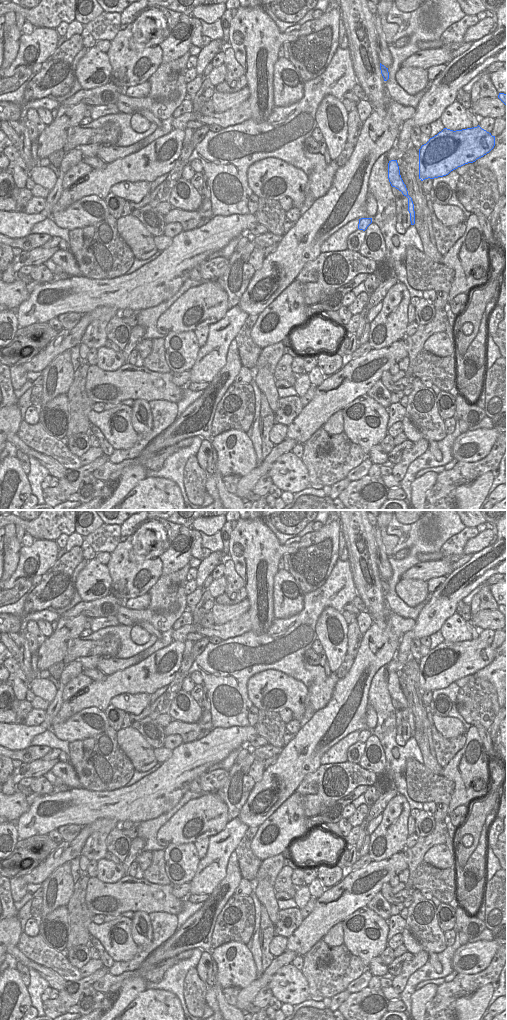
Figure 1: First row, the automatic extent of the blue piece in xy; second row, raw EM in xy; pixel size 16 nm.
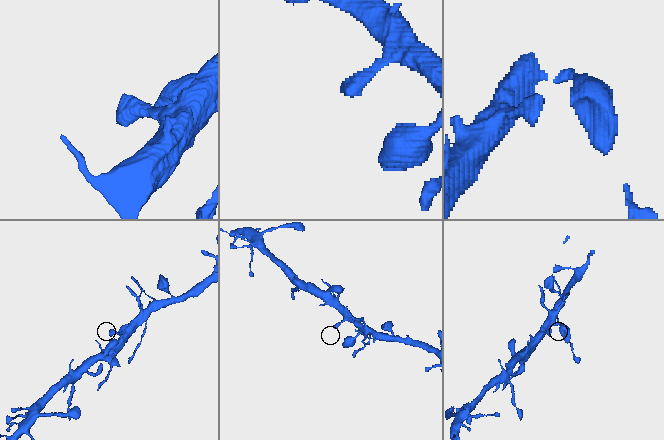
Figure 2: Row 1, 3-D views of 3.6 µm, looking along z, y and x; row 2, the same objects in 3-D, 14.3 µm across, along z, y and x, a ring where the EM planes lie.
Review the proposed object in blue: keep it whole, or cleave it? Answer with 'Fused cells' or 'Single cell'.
Single cell

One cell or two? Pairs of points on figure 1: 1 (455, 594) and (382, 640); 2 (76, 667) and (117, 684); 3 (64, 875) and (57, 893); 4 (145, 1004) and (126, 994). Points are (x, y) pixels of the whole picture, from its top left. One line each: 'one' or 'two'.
1: two
2: two
3: one
4: two

